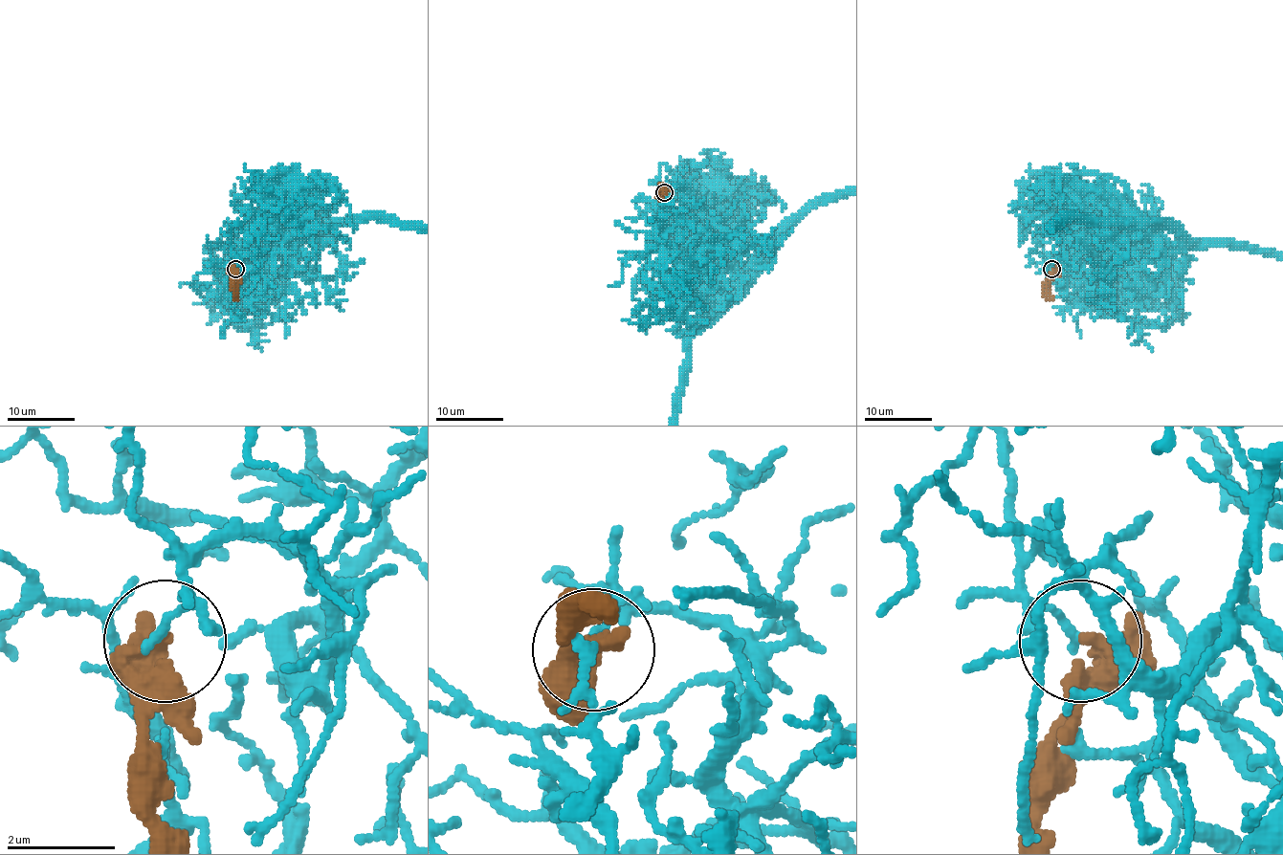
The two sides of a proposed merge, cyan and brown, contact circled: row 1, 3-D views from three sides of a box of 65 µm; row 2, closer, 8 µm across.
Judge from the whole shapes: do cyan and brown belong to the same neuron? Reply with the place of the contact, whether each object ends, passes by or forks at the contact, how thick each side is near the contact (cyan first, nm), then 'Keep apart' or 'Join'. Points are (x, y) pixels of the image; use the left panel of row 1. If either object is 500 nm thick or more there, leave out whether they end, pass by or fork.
Place: (235, 269). At the ring cyan ends. At the ring brown ends. Thickness 140 nm (cyan) against 360 nm. Keep apart

